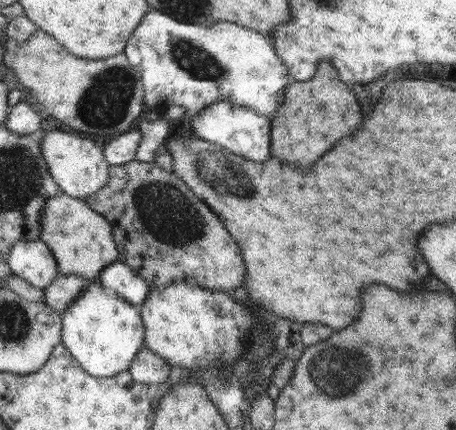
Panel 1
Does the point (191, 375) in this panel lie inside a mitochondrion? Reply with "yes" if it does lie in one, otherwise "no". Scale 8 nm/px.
no

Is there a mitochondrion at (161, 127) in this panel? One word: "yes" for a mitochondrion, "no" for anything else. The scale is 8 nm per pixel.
no

